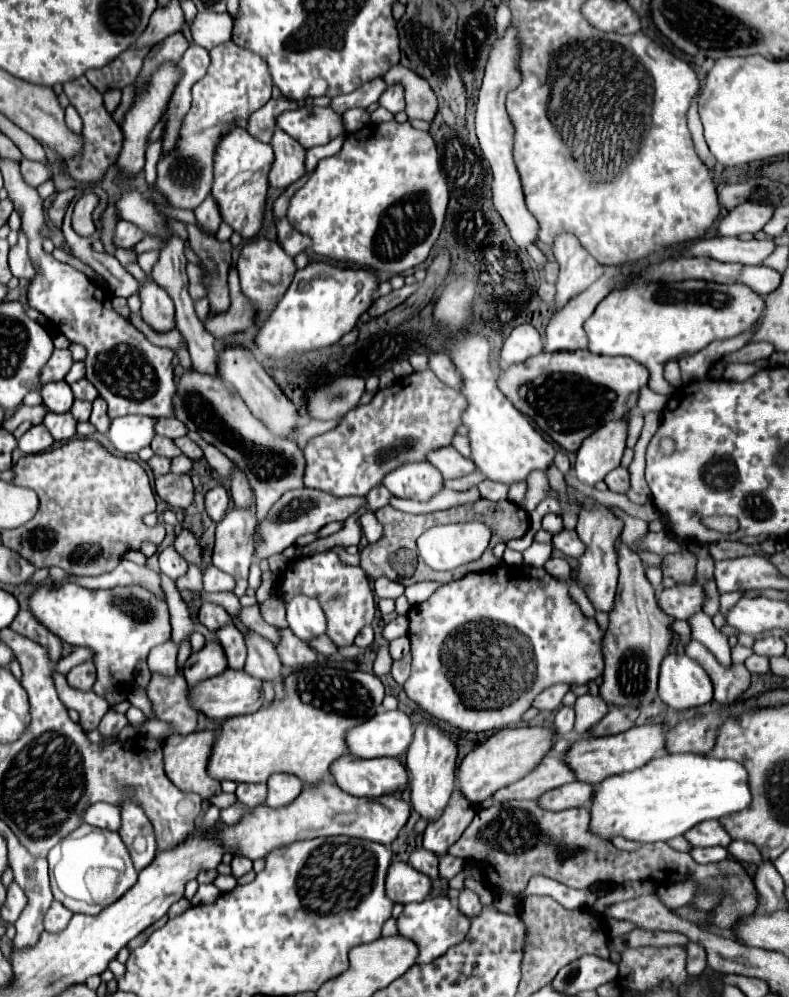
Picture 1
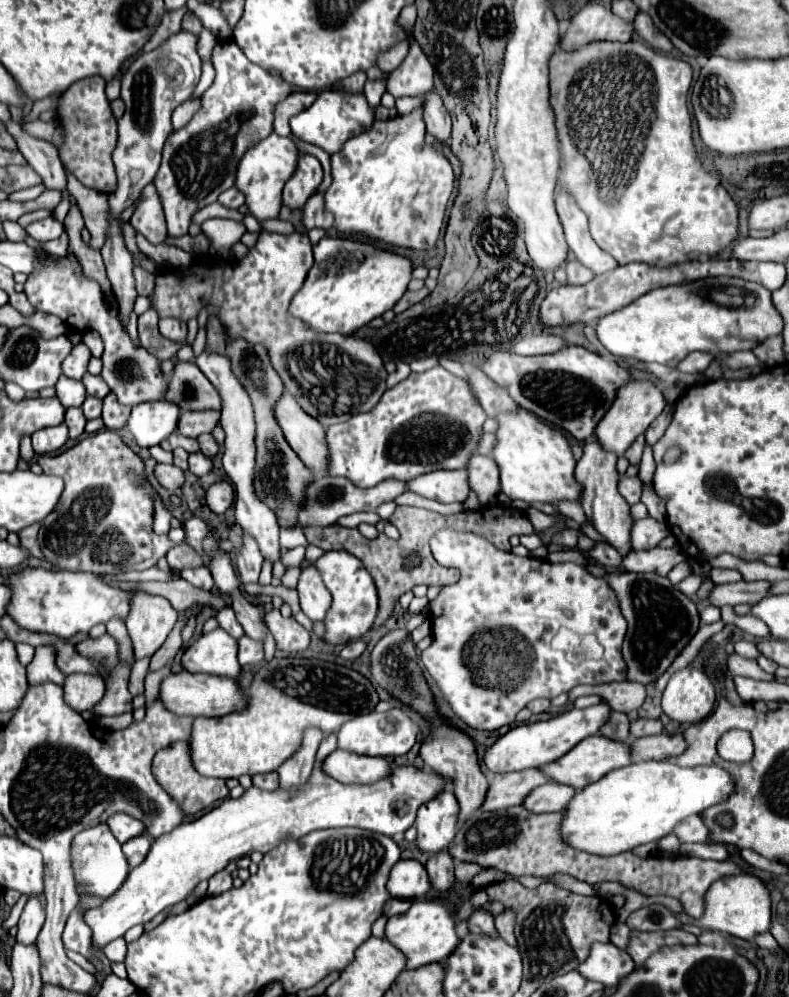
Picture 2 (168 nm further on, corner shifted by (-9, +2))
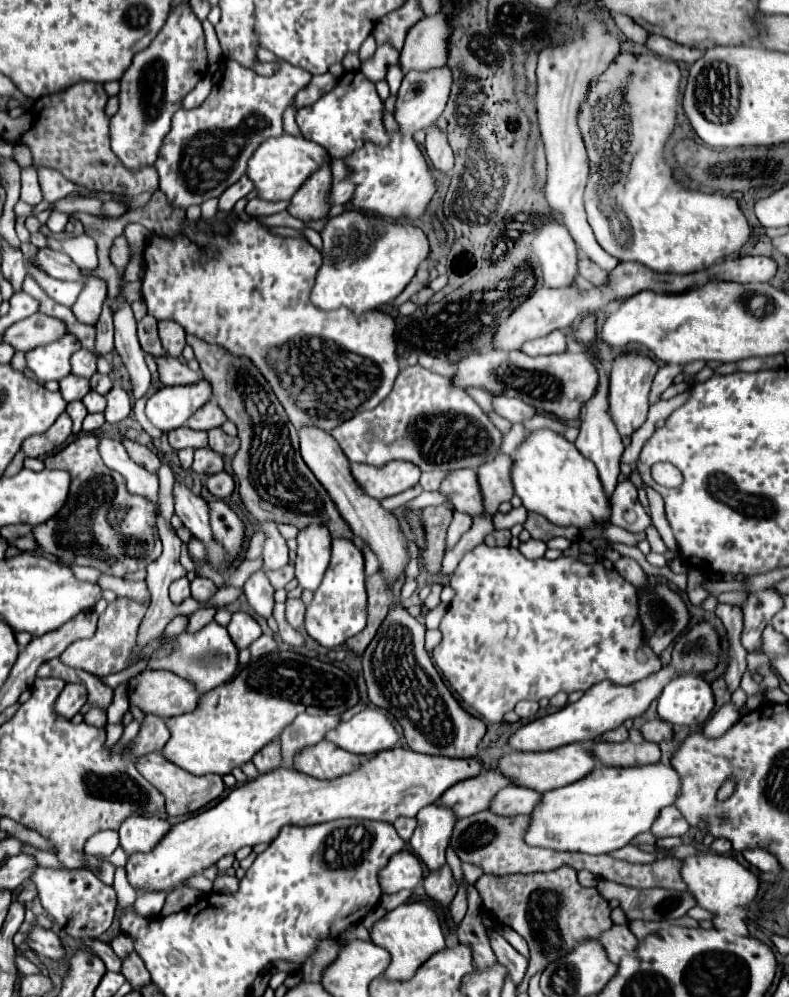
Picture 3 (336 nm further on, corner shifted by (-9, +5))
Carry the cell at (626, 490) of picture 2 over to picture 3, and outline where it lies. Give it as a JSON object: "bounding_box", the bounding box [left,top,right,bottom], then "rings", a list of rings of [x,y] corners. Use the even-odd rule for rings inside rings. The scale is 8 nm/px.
{"bounding_box":[611,481,651,533],"rings":[[[623,481],[617,485],[613,497],[611,497],[611,521],[627,531],[639,533],[647,531],[651,527],[649,513],[641,507],[637,499],[637,487],[631,481]]]}

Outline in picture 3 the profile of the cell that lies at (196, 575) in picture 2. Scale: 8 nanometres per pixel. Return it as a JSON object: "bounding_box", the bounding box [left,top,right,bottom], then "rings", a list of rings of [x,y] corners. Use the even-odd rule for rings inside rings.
{"bounding_box":[191,577,217,601],"rings":[[[195,577],[191,581],[191,597],[197,599],[197,601],[209,599],[211,595],[215,595],[215,591],[217,591],[215,583],[209,581],[209,579],[205,579],[205,577]]]}

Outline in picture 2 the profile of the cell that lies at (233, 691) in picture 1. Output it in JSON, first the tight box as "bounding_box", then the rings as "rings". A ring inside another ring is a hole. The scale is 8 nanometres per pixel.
{"bounding_box":[159,672,243,716],"rings":[[[179,672],[179,674],[169,674],[165,680],[159,684],[159,698],[169,712],[177,716],[225,716],[233,710],[243,708],[243,692],[239,690],[237,682],[233,678],[221,678],[221,676],[211,676],[211,674],[189,674],[189,672]]]}

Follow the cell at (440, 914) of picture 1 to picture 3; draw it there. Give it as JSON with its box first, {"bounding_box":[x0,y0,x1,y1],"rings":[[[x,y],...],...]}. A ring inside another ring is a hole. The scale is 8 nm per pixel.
{"bounding_box":[371,901,445,981],"rings":[[[421,901],[403,903],[399,907],[395,907],[393,911],[389,911],[383,919],[379,919],[373,925],[371,941],[391,953],[391,965],[387,967],[385,977],[395,979],[395,981],[411,979],[413,973],[419,969],[419,965],[425,963],[425,959],[429,959],[431,955],[445,949],[445,937],[443,937],[441,925],[439,925],[439,917],[431,907],[427,907]]]}

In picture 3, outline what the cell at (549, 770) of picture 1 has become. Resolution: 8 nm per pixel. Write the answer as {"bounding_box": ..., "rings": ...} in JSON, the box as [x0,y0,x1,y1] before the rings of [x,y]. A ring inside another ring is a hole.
{"bounding_box":[439,769,511,817],"rings":[[[499,769],[483,771],[477,777],[465,779],[449,787],[449,791],[445,791],[439,803],[453,807],[457,817],[469,817],[473,813],[489,809],[493,797],[507,785],[511,785],[511,779],[505,777]]]}

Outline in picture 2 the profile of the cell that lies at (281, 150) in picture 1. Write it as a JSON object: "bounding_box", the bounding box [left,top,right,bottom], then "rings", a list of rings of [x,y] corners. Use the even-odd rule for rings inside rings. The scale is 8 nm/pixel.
{"bounding_box":[283,152,323,210],"rings":[[[301,152],[297,172],[285,184],[283,204],[289,206],[291,210],[301,210],[303,204],[309,200],[309,196],[315,194],[321,180],[323,180],[323,168],[321,168],[319,160]]]}

